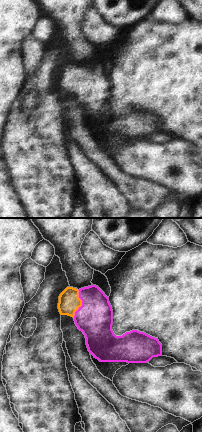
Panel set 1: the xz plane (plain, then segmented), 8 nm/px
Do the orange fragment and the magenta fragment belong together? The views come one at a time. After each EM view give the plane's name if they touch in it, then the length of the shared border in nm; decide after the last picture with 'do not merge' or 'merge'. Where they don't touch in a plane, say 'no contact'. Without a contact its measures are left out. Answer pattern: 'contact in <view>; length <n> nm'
contact in xz; length 220 nm

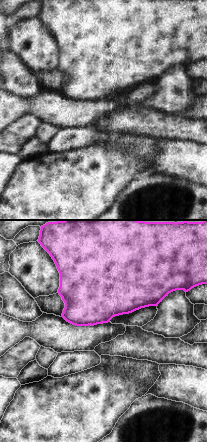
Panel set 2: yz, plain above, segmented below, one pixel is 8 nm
no contact

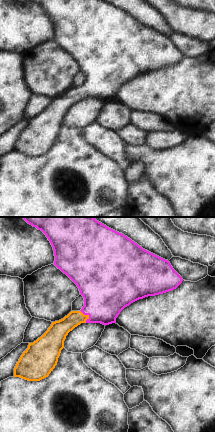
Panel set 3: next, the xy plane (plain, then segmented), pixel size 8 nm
contact in xy; length 120 nm

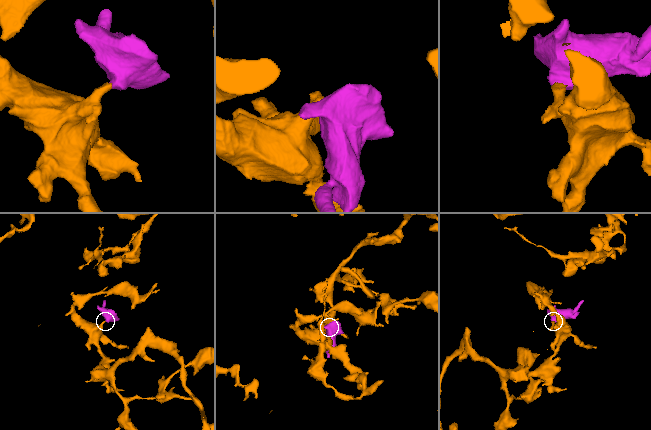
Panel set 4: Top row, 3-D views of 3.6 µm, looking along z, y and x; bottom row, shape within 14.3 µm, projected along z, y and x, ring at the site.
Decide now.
merge

